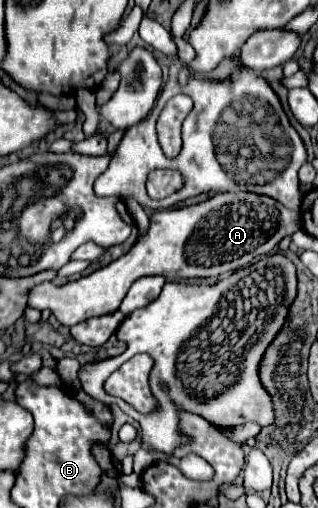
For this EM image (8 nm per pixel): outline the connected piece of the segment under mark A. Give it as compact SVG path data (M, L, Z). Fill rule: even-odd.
M217 193L211 199L169 211L155 211L149 229L137 237L135 245L119 259L95 273L71 281L63 287L43 281L29 293L29 305L51 309L59 323L71 327L79 321L115 313L129 287L147 275L163 275L167 281L205 279L233 273L259 257L267 255L283 237L301 229L301 213L283 207L267 195L255 193Z

